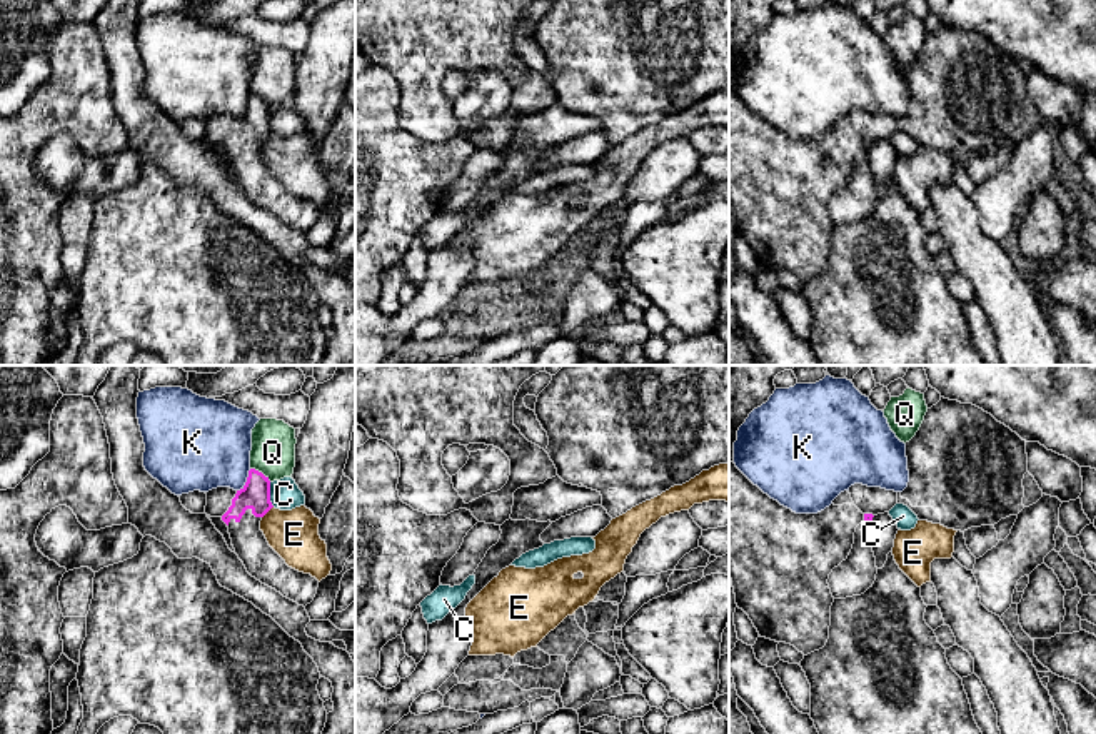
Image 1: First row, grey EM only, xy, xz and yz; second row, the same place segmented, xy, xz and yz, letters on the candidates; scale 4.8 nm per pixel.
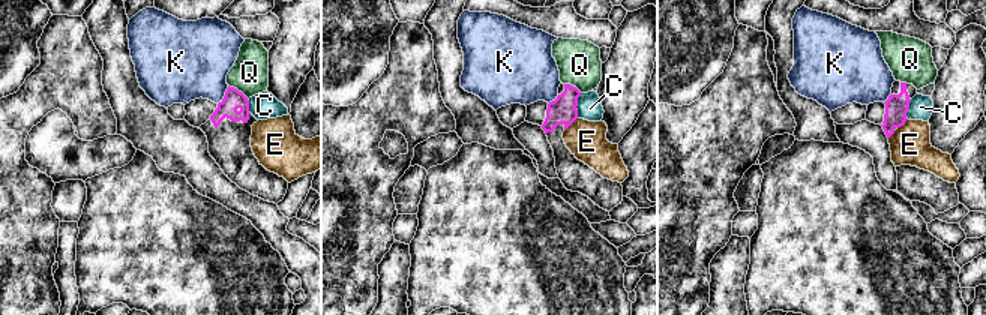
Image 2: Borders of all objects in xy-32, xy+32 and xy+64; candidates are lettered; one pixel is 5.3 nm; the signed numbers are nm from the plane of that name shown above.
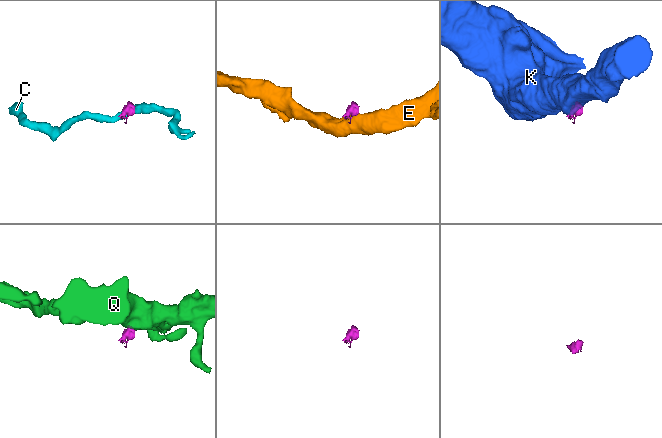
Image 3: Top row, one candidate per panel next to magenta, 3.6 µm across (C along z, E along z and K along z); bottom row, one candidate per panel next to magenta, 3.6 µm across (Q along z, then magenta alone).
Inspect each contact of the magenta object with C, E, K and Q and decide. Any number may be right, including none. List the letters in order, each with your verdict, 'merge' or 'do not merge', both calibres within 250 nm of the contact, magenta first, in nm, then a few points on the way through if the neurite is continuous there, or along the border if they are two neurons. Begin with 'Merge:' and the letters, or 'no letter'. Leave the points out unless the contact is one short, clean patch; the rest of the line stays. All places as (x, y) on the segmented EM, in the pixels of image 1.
Merge: no letter
C: do not merge; 140 nm thick on the magenta side, 140 nm on the other; border along xy (269, 482), (269, 501), (274, 506)
E: do not merge; 140 nm thick on the magenta side, 240 nm on the other; border along xy (272, 506), (262, 517)
K: do not merge; 140 nm thick on the magenta side, 400 nm on the other; border along xy (251, 469), (246, 482), (237, 491)
Q: do not merge; 140 nm thick on the magenta side, 220 nm on the other; border along xy (251, 467), (271, 481)

